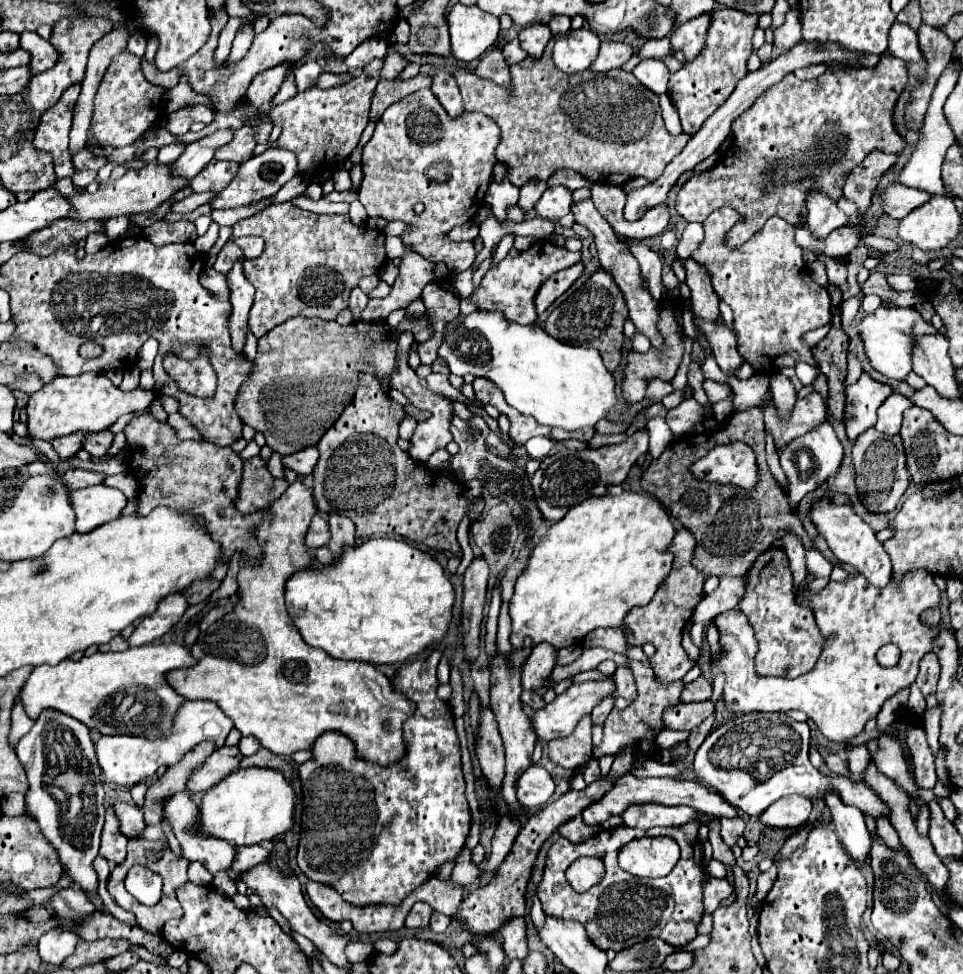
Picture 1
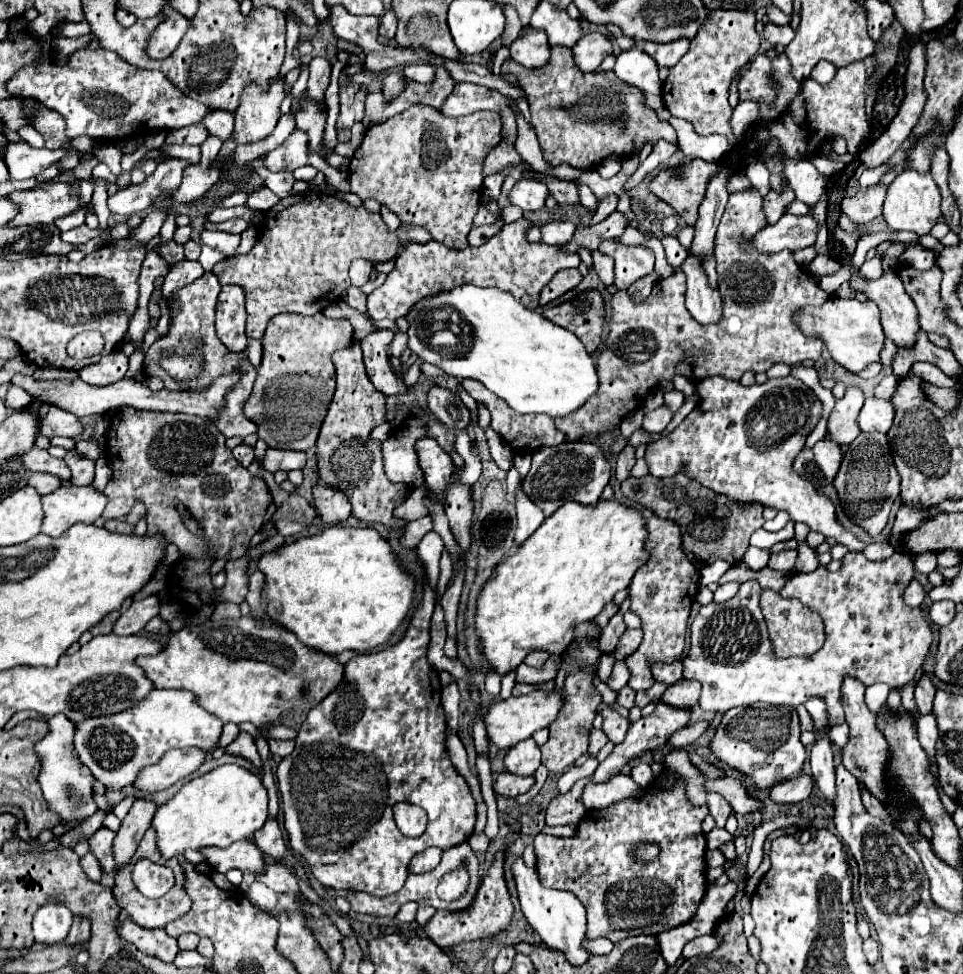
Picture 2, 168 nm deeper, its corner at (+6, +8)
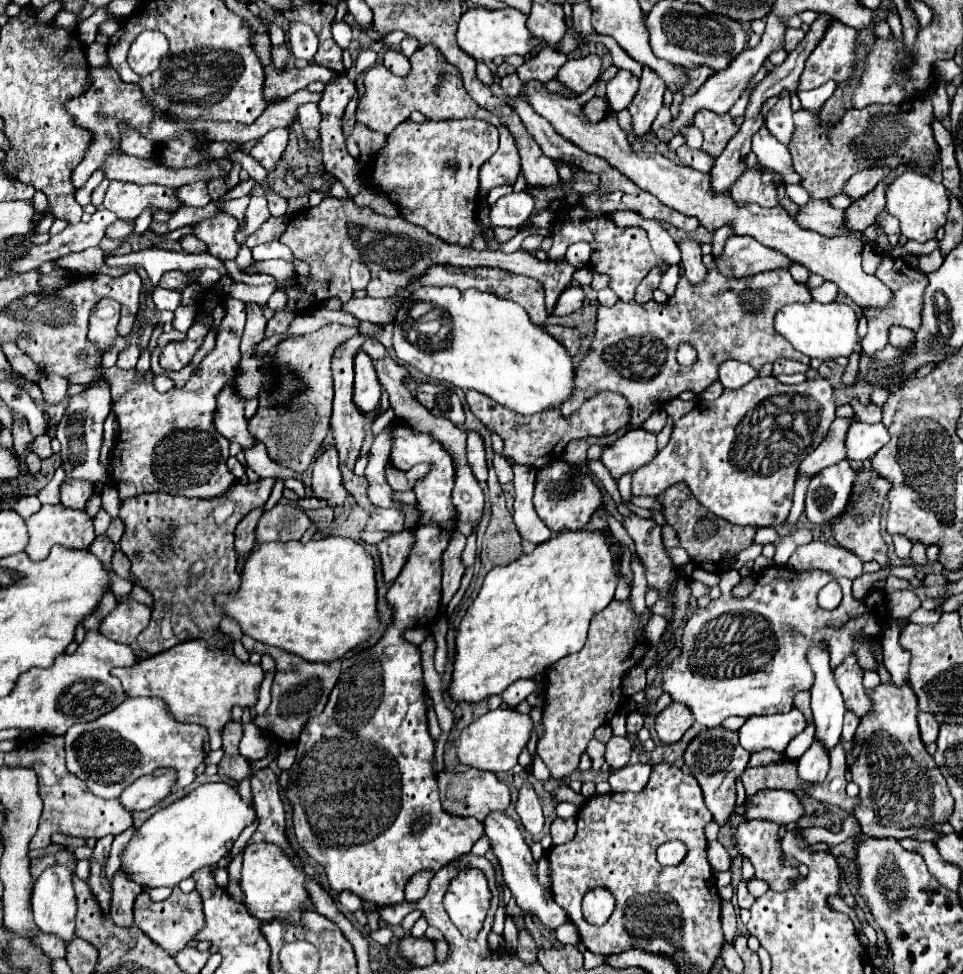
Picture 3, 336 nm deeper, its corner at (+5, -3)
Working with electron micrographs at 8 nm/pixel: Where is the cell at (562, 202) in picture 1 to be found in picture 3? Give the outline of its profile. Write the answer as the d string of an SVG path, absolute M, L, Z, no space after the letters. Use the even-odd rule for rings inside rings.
M512 192L508 196L502 196L496 204L490 206L488 218L492 228L508 226L508 228L520 228L530 218L534 210L534 198L528 192Z

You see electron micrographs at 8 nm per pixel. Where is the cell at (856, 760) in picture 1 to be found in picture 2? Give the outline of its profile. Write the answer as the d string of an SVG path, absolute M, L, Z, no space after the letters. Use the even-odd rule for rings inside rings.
M847 723L833 727L831 733L829 733L829 739L831 739L833 745L837 745L839 749L843 749L847 745L847 739L849 739L849 727L847 727Z

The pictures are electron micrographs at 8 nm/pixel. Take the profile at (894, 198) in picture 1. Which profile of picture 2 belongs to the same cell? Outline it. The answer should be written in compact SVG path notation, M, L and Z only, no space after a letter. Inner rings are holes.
M883 183L871 185L867 189L857 191L853 197L843 197L841 211L857 225L865 225L871 219L879 217L883 211L883 199L885 199L887 187Z

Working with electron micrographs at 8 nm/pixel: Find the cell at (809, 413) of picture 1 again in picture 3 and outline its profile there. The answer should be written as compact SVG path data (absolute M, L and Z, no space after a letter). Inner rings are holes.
M756 376L752 382L738 390L724 390L722 396L714 402L698 402L692 412L682 416L674 424L674 432L666 448L662 448L650 464L634 472L632 492L634 496L658 496L668 486L686 482L702 506L732 524L756 528L780 526L790 512L798 466L804 456L820 446L834 418L834 388L826 378L810 376L802 384L786 386L780 384L774 376ZM766 406L774 406L774 414L768 414Z

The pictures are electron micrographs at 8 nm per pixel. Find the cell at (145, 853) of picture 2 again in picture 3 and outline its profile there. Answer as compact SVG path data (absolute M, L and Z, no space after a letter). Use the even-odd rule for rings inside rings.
M180 888L172 890L172 896L162 902L152 902L148 892L144 890L134 904L134 924L158 946L162 946L166 952L176 954L182 948L186 948L192 938L204 928L204 912L202 912L202 900L196 890L182 892Z

